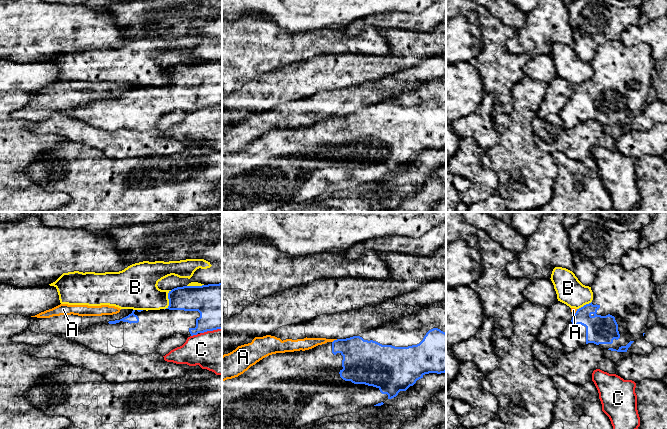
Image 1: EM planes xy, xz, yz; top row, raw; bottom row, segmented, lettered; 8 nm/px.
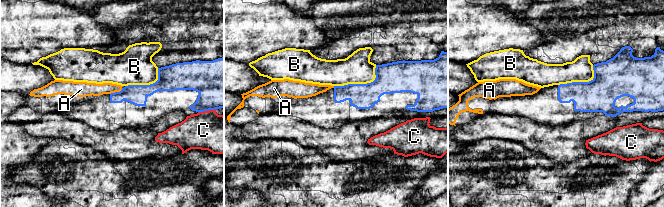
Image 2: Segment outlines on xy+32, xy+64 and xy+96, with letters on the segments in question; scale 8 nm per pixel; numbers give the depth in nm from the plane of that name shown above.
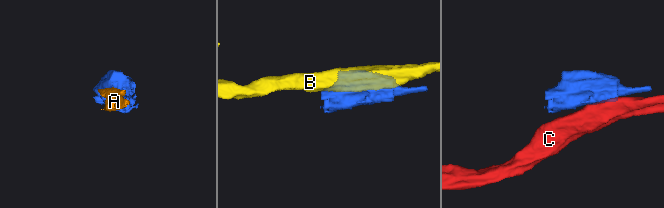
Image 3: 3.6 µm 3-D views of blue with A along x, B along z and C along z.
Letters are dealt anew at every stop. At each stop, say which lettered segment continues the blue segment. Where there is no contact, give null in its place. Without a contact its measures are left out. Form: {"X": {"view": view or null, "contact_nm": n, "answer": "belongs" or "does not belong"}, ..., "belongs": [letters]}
{"A": {"view": "xz", "contact_nm": 50, "answer": "does not belong"}, "B": {"view": "xy", "contact_nm": 170, "answer": "does not belong"}, "C": {"view": "xy", "contact_nm": 60, "answer": "does not belong"}, "belongs": []}

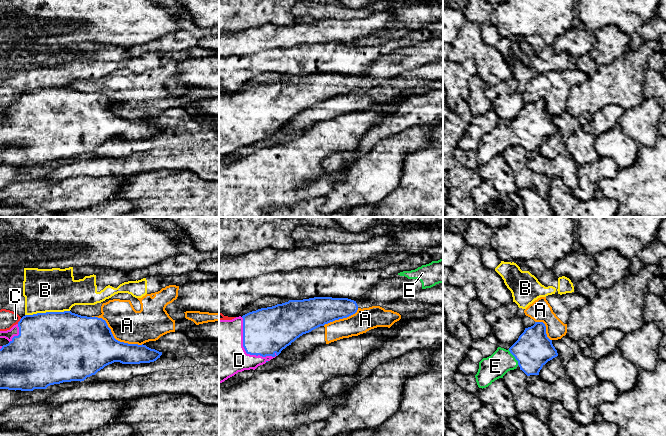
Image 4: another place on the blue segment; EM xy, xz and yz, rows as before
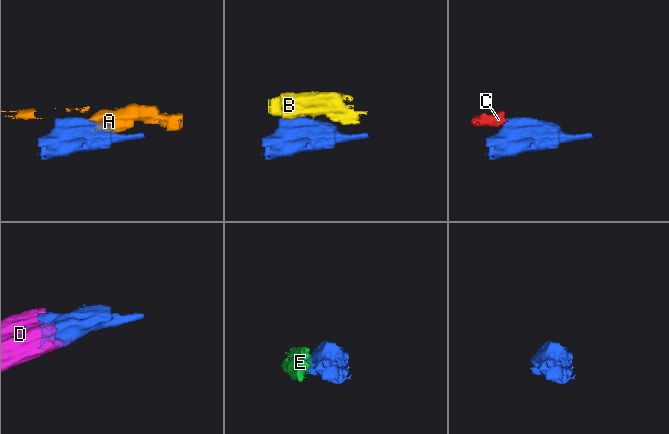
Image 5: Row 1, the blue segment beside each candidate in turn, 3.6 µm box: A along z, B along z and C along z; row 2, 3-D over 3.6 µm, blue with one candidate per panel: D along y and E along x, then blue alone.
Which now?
{"A": {"view": "xy", "contact_nm": 460, "answer": "does not belong"}, "B": {"view": "xy", "contact_nm": 360, "answer": "does not belong"}, "C": {"view": "xy", "contact_nm": 60, "answer": "does not belong"}, "D": {"view": "xz", "contact_nm": 420, "answer": "belongs"}, "E": {"view": "yz", "contact_nm": 150, "answer": "belongs"}, "belongs": ["D", "E"]}

